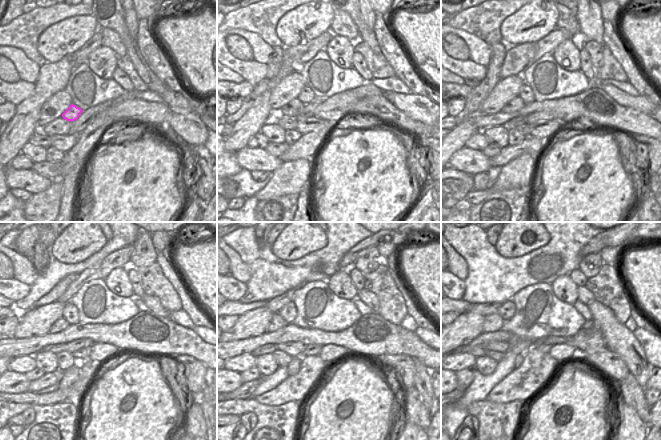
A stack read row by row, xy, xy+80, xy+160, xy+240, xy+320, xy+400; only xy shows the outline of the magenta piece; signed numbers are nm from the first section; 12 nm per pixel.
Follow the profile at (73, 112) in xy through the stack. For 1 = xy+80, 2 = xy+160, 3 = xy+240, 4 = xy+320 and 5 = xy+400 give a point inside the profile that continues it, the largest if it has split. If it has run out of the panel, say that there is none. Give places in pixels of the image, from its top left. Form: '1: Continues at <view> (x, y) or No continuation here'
1: Continues at xy+80 (294, 108)
2: Continues at xy+160 (517, 103)
3: Continues at xy+240 (61, 324)
4: Continues at xy+320 (277, 322)
5: Continues at xy+400 (492, 323)

